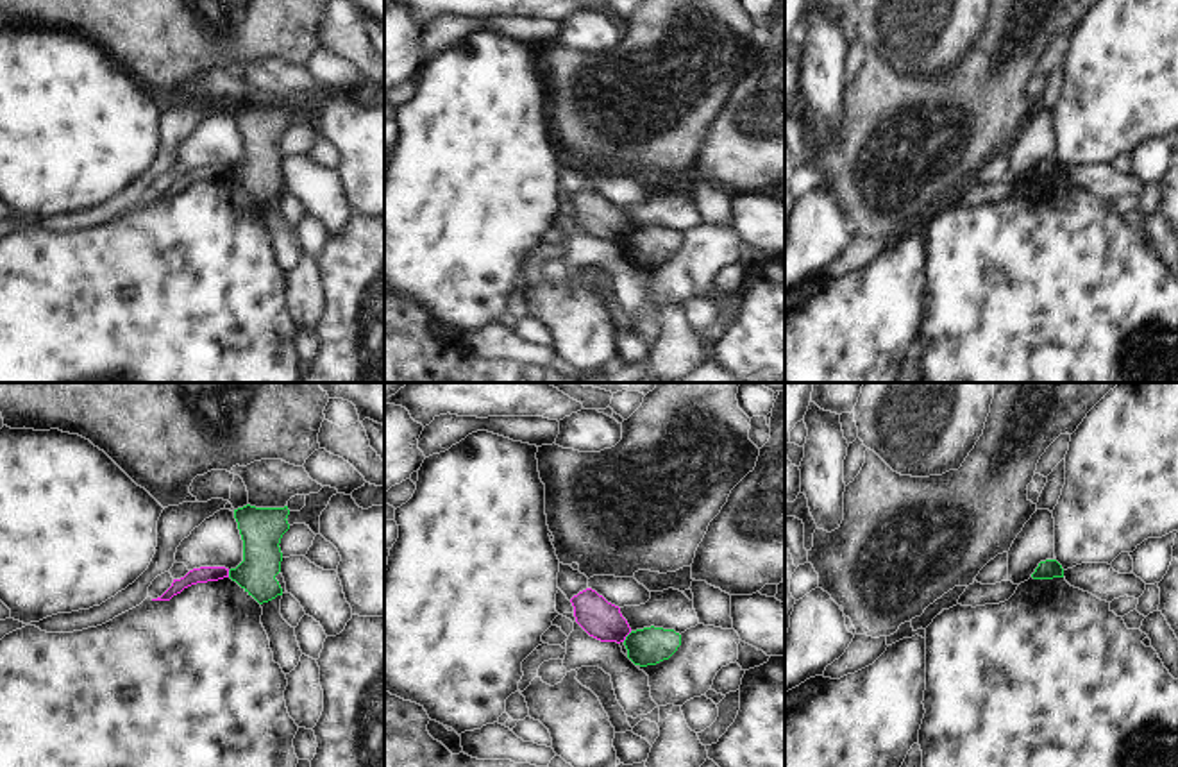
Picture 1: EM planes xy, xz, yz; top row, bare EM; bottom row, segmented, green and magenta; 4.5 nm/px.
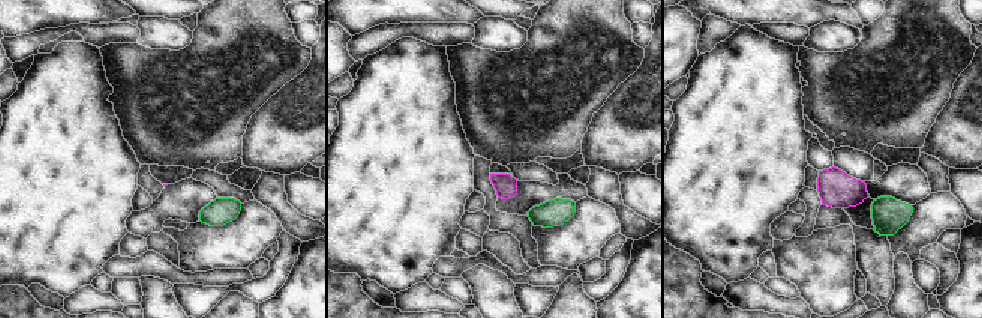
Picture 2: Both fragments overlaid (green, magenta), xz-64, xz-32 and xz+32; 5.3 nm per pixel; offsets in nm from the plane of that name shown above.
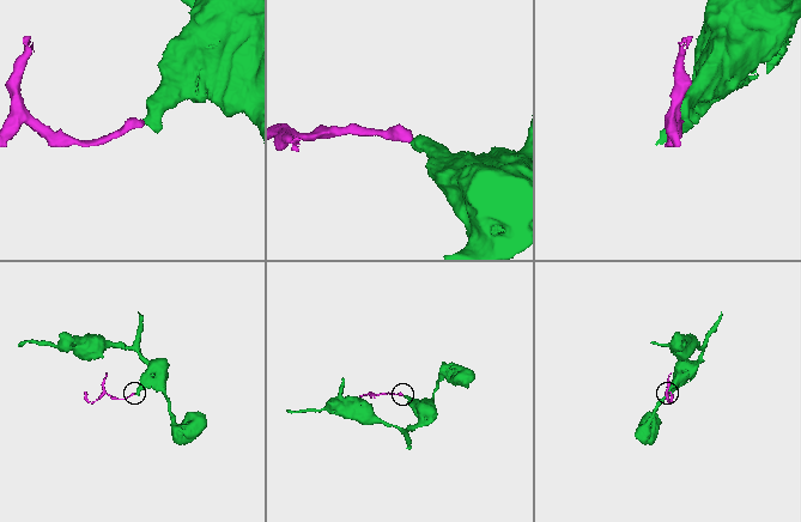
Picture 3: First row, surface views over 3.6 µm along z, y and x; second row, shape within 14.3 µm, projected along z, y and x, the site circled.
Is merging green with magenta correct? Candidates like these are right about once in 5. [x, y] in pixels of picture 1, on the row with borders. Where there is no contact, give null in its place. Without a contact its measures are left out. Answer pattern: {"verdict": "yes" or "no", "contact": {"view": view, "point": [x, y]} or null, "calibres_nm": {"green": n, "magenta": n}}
{"verdict": "no", "contact": {"view": "xz", "point": [626, 637]}, "calibres_nm": {"green": 170, "magenta": 170}}

